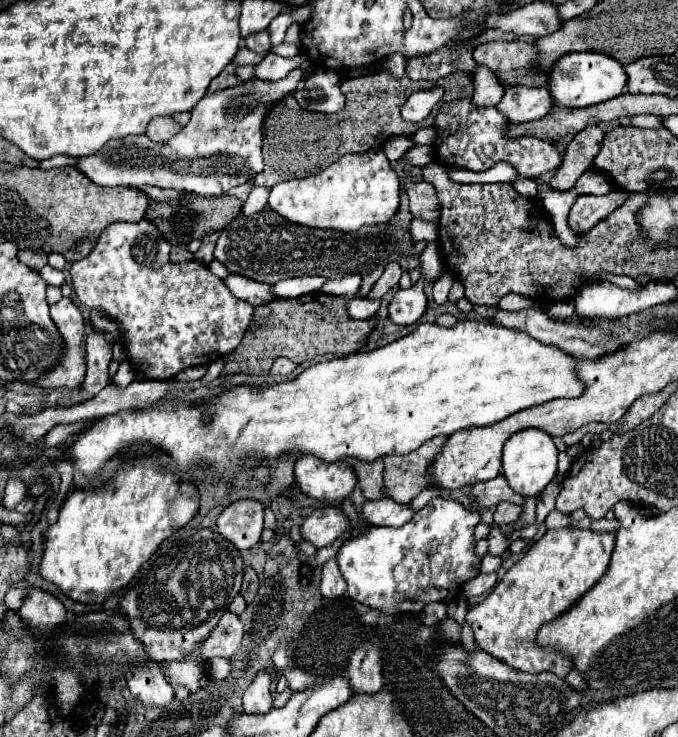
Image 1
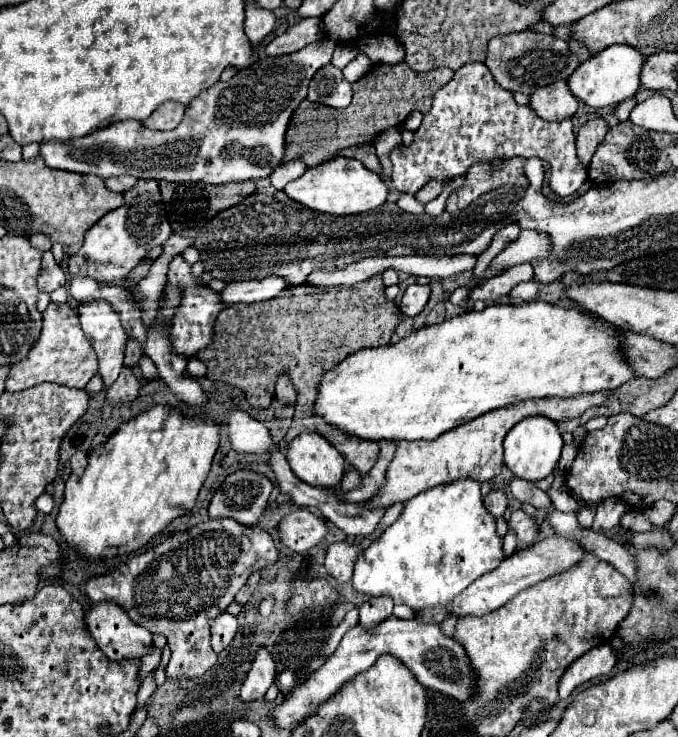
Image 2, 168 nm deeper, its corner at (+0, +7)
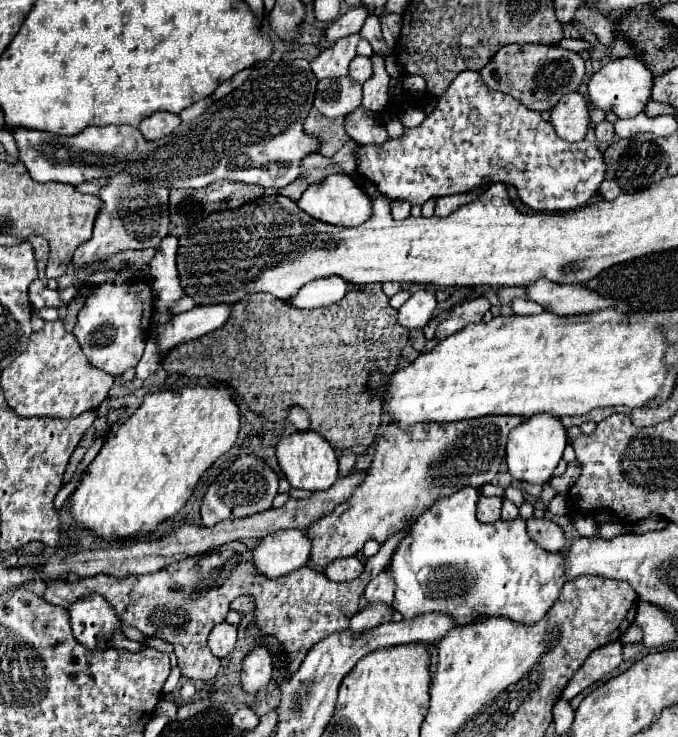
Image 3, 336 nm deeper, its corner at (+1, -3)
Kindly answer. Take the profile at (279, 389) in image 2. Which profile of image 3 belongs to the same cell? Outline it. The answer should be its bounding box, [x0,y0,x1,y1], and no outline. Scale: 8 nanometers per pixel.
[288,408,310,430]

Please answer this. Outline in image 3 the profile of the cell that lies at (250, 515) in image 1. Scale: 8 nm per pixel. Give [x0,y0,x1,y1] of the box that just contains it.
[200,456,278,526]

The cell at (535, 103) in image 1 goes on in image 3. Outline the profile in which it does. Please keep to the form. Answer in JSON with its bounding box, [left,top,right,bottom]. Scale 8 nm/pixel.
[552,92,590,142]

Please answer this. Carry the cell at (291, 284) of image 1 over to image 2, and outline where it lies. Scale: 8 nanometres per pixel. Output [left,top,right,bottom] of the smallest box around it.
[223,276,289,306]

